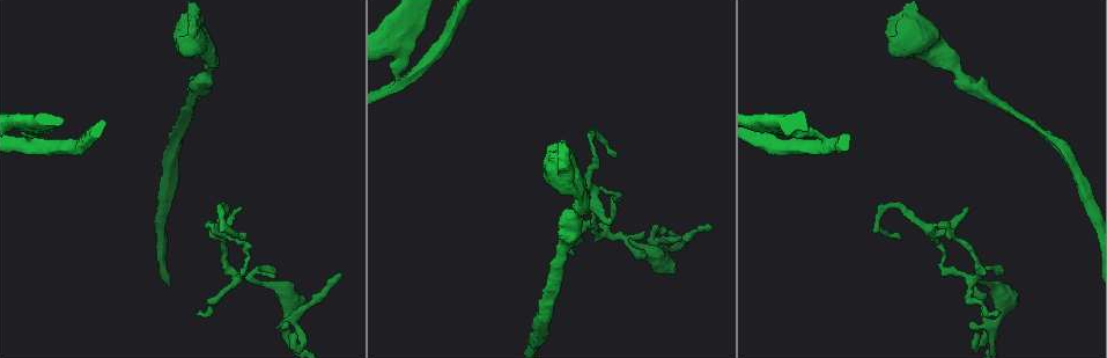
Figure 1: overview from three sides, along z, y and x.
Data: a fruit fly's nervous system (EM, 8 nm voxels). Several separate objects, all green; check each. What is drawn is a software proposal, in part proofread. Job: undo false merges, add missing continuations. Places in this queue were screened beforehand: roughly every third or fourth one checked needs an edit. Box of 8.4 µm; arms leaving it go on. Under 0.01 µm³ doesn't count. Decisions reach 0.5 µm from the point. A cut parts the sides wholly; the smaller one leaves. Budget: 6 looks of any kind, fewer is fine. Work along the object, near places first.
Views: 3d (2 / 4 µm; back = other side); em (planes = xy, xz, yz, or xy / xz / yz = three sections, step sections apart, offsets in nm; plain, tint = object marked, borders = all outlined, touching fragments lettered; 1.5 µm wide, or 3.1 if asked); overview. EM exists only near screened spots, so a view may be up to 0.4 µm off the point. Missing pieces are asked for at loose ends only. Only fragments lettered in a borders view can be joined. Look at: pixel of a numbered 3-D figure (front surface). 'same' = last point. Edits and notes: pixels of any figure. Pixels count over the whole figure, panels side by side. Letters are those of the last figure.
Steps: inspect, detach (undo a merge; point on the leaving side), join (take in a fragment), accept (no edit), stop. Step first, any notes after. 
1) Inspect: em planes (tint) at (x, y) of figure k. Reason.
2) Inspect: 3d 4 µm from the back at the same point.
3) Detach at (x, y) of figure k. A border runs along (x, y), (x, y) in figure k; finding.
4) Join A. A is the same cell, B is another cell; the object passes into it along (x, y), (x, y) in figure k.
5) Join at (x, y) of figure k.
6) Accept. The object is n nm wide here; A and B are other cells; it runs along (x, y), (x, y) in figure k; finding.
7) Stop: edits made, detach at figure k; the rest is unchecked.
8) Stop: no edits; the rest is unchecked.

Inspect: em yz step 8 (tint) at (399, 79) of figure 1. A narrow waist.

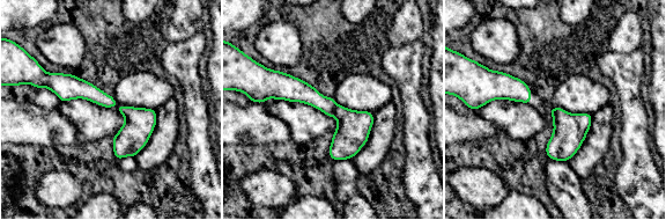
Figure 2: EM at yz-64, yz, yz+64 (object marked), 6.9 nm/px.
Inspect: em planes (borders) at the same point.

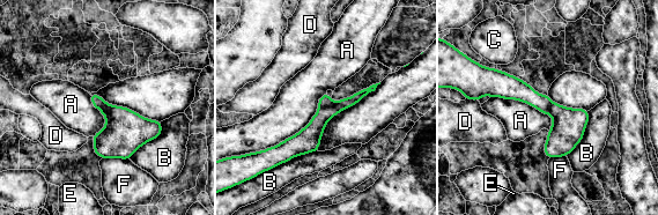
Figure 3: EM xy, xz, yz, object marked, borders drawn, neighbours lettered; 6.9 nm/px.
Detach at (309, 138) of figure 3. The longest contact is with A, 650 nm; A, B, C, D, E and F are other cells; a border runs along (334, 102), (328, 106), (318, 109) in figure 3; a second cell is stuck on.

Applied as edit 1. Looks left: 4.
Inspect: overview.

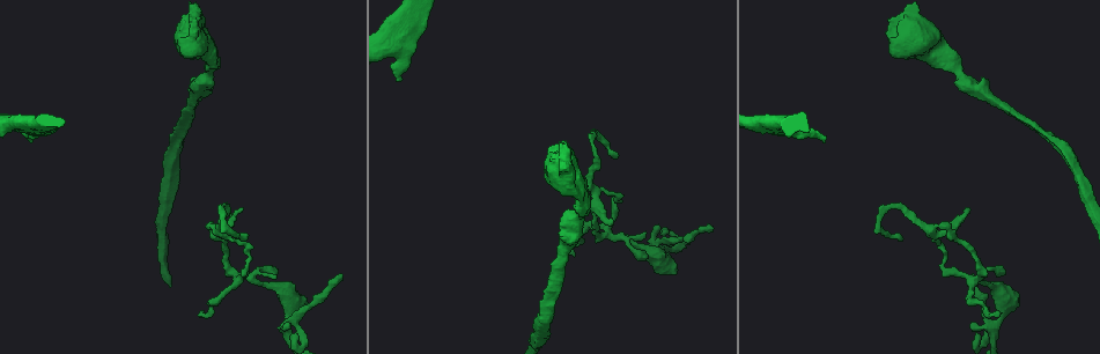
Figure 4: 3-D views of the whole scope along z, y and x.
Inspect: 3d 2 µm at (592, 207) of figure 4. Sharp bend.

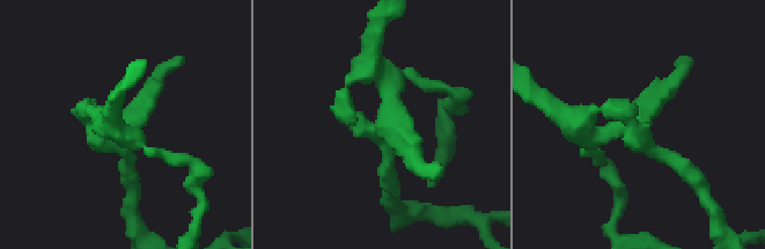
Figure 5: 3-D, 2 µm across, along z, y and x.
Inspect: em planes (borders) at (381, 123) of figure 5. Need the tissue.

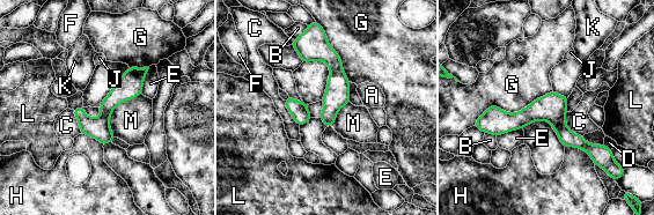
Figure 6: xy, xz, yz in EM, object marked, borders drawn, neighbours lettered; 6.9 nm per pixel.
Accept. A, B, C, D, E, F, G, H, J, K, L and M are other cells; it runs along (480, 121), (548, 115), (573, 140), (604, 149) in figure 6; one cell here.

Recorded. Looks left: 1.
Stop: edits made, detach at figure 3; the rest is unchecked.

